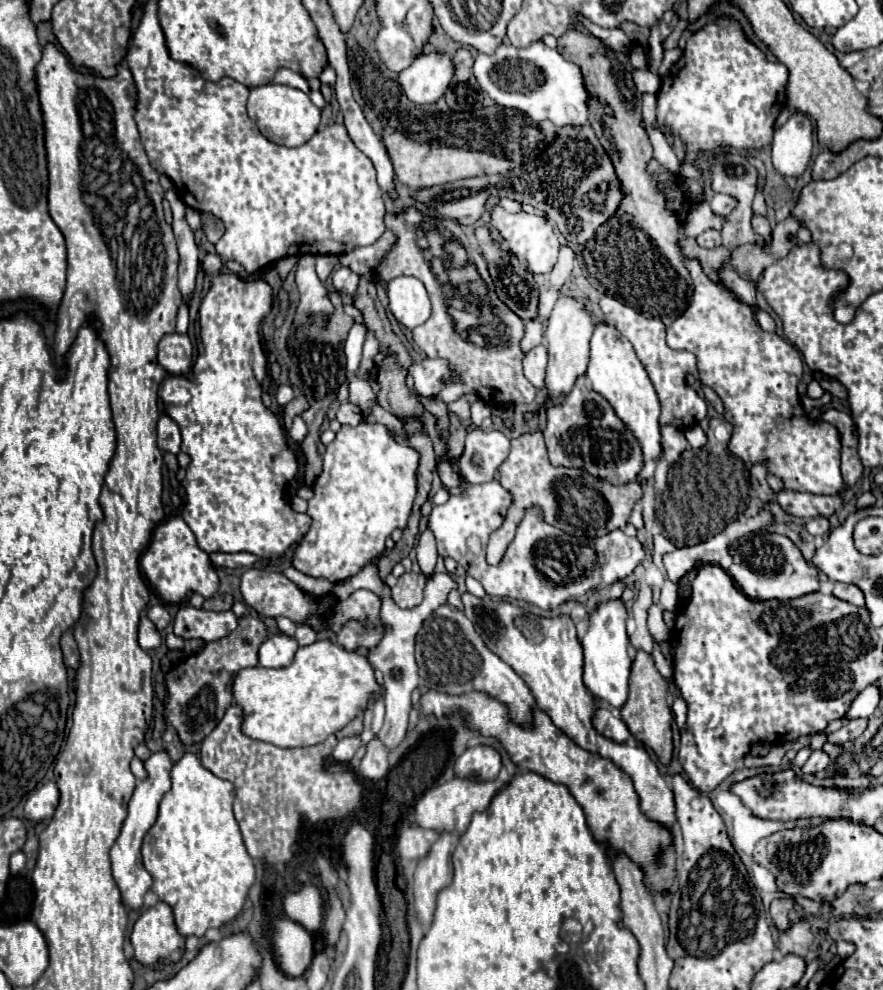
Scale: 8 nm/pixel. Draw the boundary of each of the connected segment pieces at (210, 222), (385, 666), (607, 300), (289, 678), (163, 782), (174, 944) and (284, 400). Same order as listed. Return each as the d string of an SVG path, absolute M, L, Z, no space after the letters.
M202 214L202 228L208 234L208 240L212 244L216 244L220 240L220 236L224 234L224 222L212 214Z
M368 564L362 568L362 572L358 572L356 576L344 580L344 582L338 582L336 588L334 588L334 594L338 600L346 600L354 590L358 588L366 588L366 590L372 590L376 592L380 598L382 598L382 614L386 612L386 616L382 616L382 624L384 624L384 636L382 640L378 642L378 646L374 646L368 654L368 660L372 662L374 668L378 668L382 674L384 674L384 686L386 686L386 694L384 694L384 702L386 702L386 718L384 718L384 726L382 730L378 732L380 740L386 744L388 750L396 748L400 744L400 740L404 738L406 734L406 728L408 728L408 714L410 714L410 694L412 690L420 684L420 678L418 678L418 666L416 666L416 660L414 660L414 640L416 640L416 634L422 626L422 622L438 608L442 606L446 600L448 600L448 594L450 590L458 588L458 584L454 582L454 578L450 574L434 574L428 578L426 582L426 588L424 588L424 600L412 608L412 610L402 610L398 608L392 598L390 598L390 588L378 578L378 570L376 570L376 564Z
M604 296L600 300L600 310L606 318L608 324L616 326L616 330L628 338L638 354L638 358L642 360L654 388L656 388L656 394L660 398L660 404L662 404L662 414L660 414L660 424L666 426L676 426L678 430L684 430L684 428L690 428L694 424L698 424L702 418L706 418L706 400L702 396L698 396L698 392L686 384L686 374L688 372L694 372L696 370L696 358L694 354L690 352L678 352L678 350L672 350L668 348L666 344L666 328L660 320L654 320L654 318L644 318L642 314L638 314L636 310L632 310L630 306L610 298L610 296Z
M316 640L314 644L300 646L294 654L292 664L284 668L276 668L276 670L264 668L264 666L244 668L234 676L234 682L232 682L234 704L240 704L244 712L244 720L240 726L242 732L248 738L262 740L282 748L312 746L312 744L324 742L330 734L336 734L340 728L344 728L358 712L364 712L366 702L374 696L376 690L378 690L378 684L374 680L374 670L368 664L366 656L350 652L330 640Z
M160 750L160 752L154 752L146 762L144 762L144 768L148 772L148 778L138 782L136 784L136 790L128 802L128 816L122 824L122 830L120 830L120 836L116 840L116 844L112 846L110 850L110 860L112 860L112 876L122 892L122 902L128 906L128 908L140 908L142 902L144 902L144 894L150 890L152 886L152 876L150 872L144 868L144 862L142 862L142 854L140 854L140 848L142 848L142 842L144 842L144 836L148 834L148 828L156 822L156 816L158 816L158 804L164 796L164 792L168 792L170 788L170 770L172 770L172 760L168 756L166 750Z
M164 902L144 910L132 930L134 960L148 966L154 962L178 962L184 952L184 938L174 924L172 908Z
M280 384L280 386L278 386L276 400L278 400L278 406L280 406L280 408L284 408L294 397L295 394L291 386L288 386L288 384Z

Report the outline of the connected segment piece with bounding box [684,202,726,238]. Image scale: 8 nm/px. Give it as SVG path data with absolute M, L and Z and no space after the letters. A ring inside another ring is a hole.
M700 202L698 206L692 208L684 230L690 238L700 236L702 232L706 232L708 228L716 228L722 230L726 224L726 216L716 216L716 212L712 212L712 208L708 208L708 202Z

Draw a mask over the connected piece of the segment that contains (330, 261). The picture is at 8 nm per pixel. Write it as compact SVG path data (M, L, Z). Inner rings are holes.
M331 254L318 255L316 257L316 272L322 282L329 277L337 262L338 257Z

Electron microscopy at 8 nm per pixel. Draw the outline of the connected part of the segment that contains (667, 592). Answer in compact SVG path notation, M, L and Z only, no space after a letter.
M664 574L664 586L662 586L662 594L660 594L660 604L668 610L674 612L676 610L676 600L678 600L678 586L666 578Z

